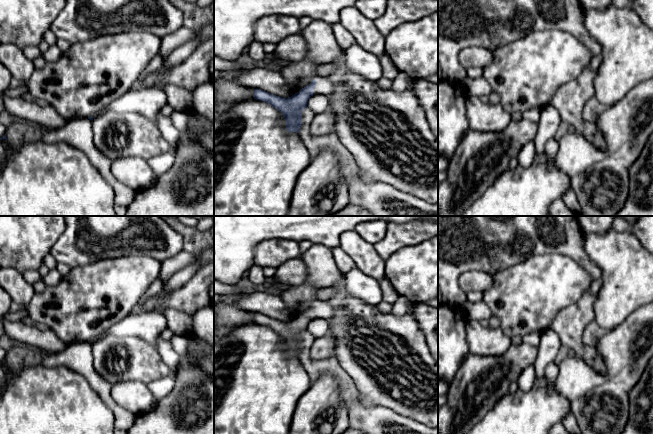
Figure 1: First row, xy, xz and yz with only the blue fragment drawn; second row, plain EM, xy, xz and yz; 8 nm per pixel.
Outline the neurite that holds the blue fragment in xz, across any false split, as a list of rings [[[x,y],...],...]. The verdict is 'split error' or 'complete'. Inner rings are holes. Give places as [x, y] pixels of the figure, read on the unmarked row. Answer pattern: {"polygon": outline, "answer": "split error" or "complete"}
{"polygon": [[[317,300],[311,307],[291,321],[282,322],[260,313],[253,313],[253,321],[264,325],[282,337],[288,356],[299,356],[302,347],[302,334],[313,319],[329,319],[334,315],[335,307],[327,301]]], "answer": "split error"}

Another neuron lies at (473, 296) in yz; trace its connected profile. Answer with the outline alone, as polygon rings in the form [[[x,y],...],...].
[[[469,291],[466,296],[467,300],[472,303],[483,301],[483,293],[480,291]]]

